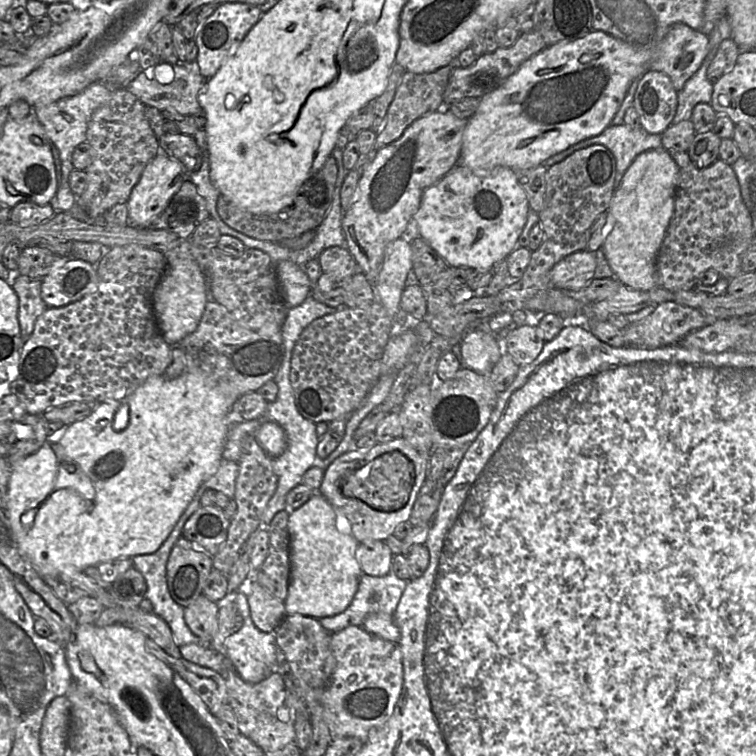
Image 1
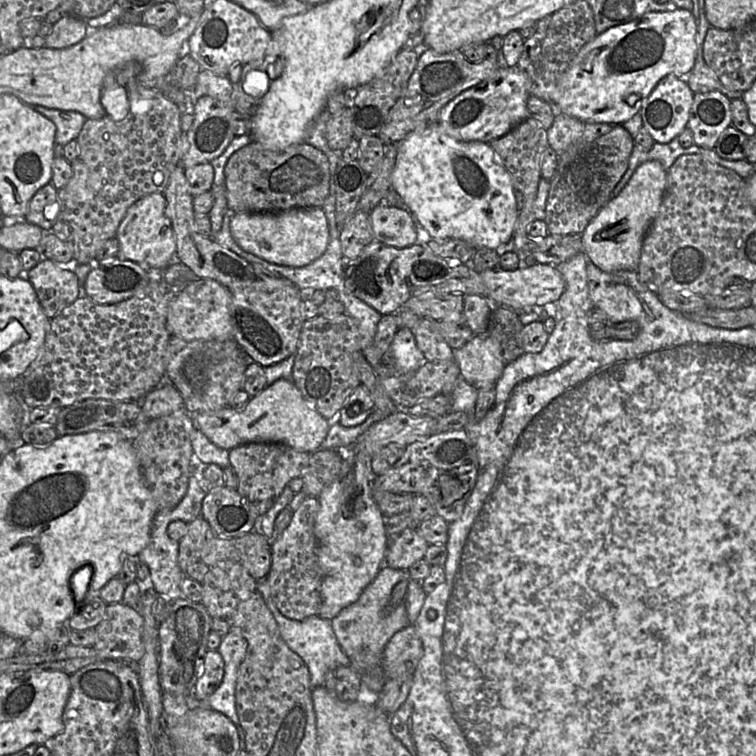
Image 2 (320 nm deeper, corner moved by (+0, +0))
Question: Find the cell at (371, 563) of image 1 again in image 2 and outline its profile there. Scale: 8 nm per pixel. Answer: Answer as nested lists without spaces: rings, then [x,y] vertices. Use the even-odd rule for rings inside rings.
[[[405,530],[396,539],[388,541],[384,565],[407,571],[416,561],[424,558],[428,546],[416,530]]]

